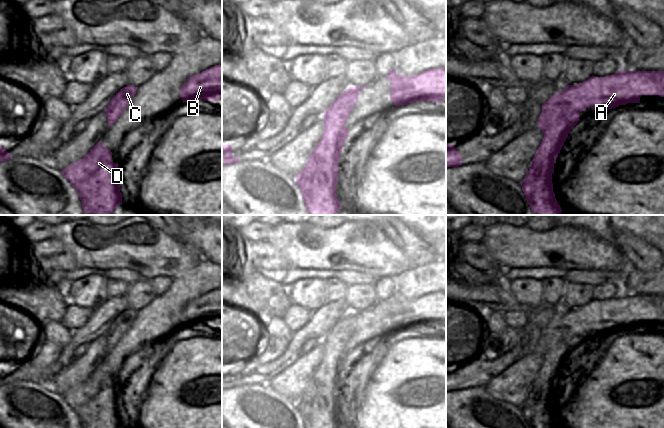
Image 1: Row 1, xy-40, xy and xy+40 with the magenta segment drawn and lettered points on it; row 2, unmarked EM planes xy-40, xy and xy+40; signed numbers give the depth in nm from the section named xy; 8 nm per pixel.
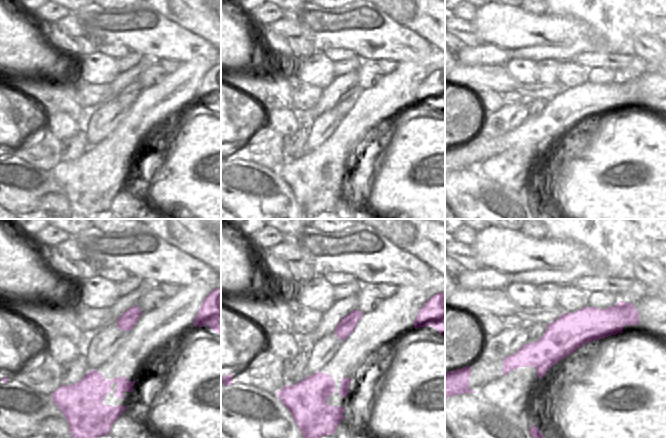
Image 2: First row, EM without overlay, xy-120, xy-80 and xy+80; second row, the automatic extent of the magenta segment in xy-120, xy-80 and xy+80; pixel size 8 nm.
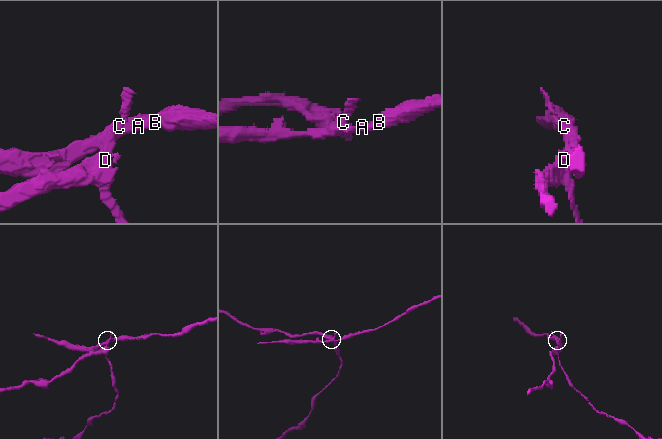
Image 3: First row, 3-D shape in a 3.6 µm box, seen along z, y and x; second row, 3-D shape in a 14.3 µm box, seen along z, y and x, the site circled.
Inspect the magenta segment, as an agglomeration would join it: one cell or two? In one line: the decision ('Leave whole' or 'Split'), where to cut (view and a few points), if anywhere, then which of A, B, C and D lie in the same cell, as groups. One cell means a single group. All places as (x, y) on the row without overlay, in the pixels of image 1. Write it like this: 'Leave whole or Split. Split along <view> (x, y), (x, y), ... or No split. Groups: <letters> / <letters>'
Split. Split along xy+40 (557, 329), (550, 335), (550, 345), (544, 357). Groups: A B / C D

